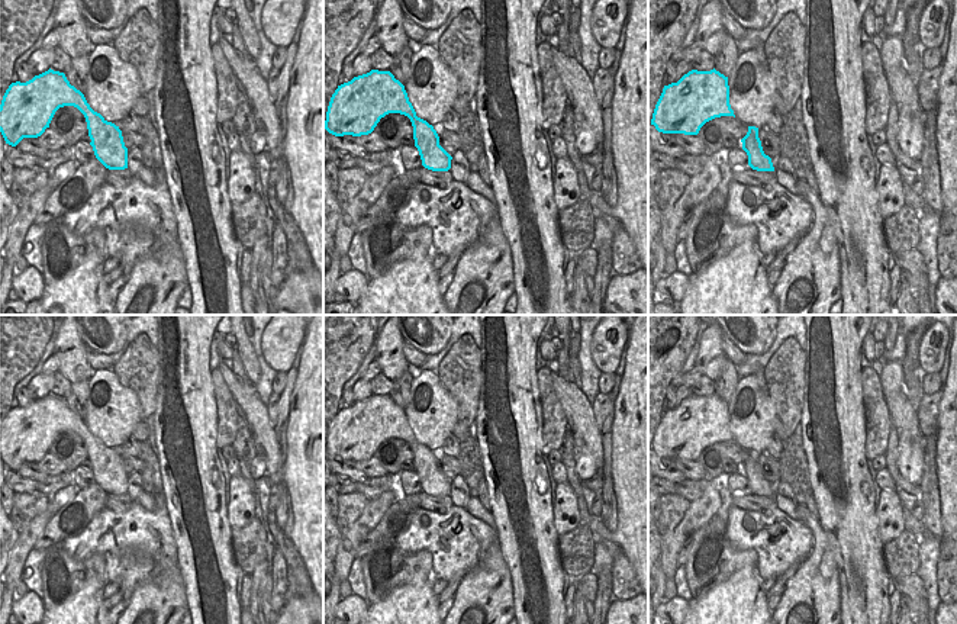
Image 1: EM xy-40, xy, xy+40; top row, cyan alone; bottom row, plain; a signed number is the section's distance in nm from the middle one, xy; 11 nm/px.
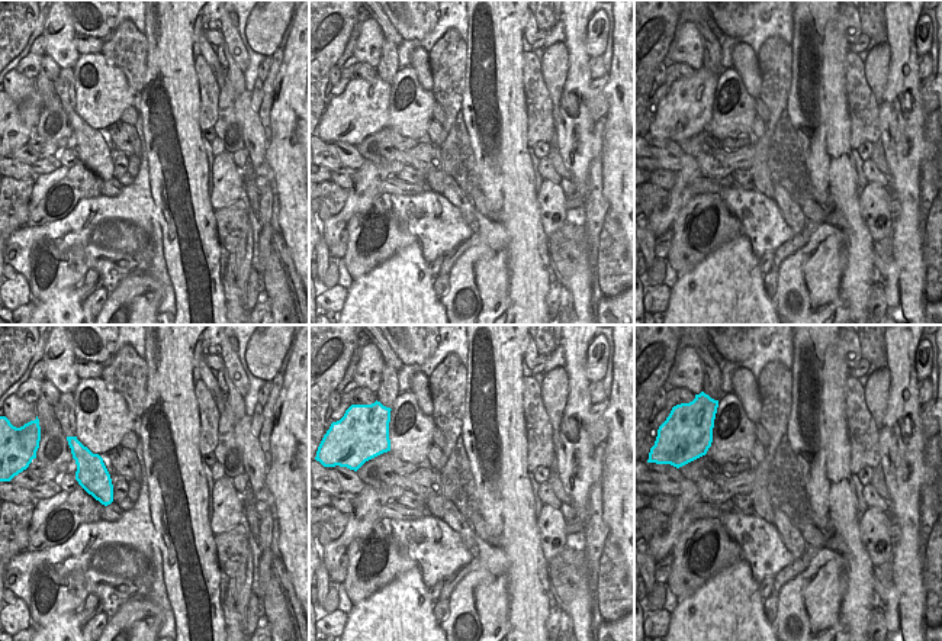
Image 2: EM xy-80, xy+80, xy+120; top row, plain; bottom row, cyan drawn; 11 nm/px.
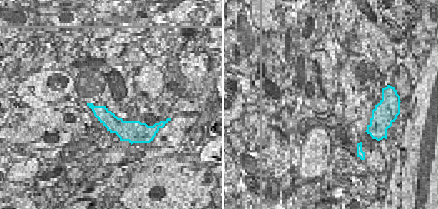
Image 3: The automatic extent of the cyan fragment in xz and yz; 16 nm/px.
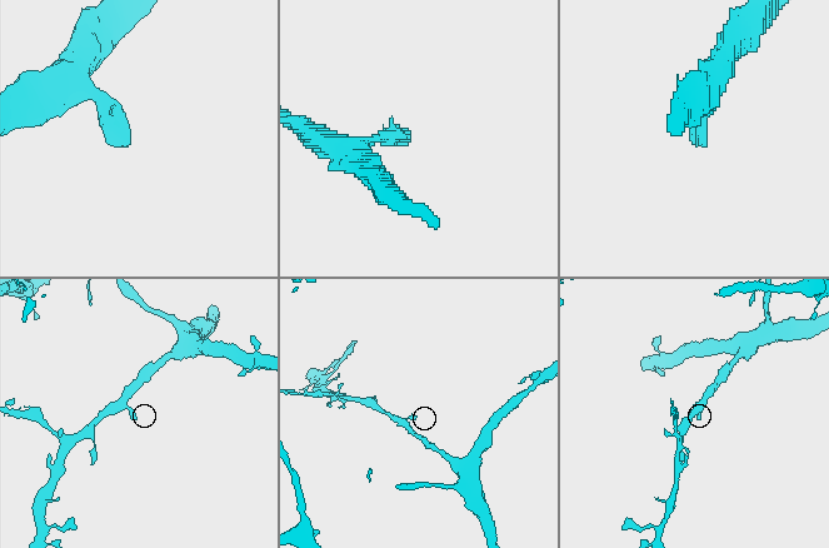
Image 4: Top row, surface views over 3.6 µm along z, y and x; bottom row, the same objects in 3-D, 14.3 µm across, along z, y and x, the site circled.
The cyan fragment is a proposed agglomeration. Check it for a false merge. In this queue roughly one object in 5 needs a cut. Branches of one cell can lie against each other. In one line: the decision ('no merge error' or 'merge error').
no merge error

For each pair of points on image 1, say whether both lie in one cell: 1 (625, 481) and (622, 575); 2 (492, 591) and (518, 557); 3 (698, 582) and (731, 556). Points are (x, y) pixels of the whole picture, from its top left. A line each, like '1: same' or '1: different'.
1: different
2: different
3: same

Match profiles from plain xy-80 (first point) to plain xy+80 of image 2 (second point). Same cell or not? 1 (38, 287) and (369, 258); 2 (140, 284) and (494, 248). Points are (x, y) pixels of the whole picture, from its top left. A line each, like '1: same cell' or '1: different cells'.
1: same cell
2: same cell

